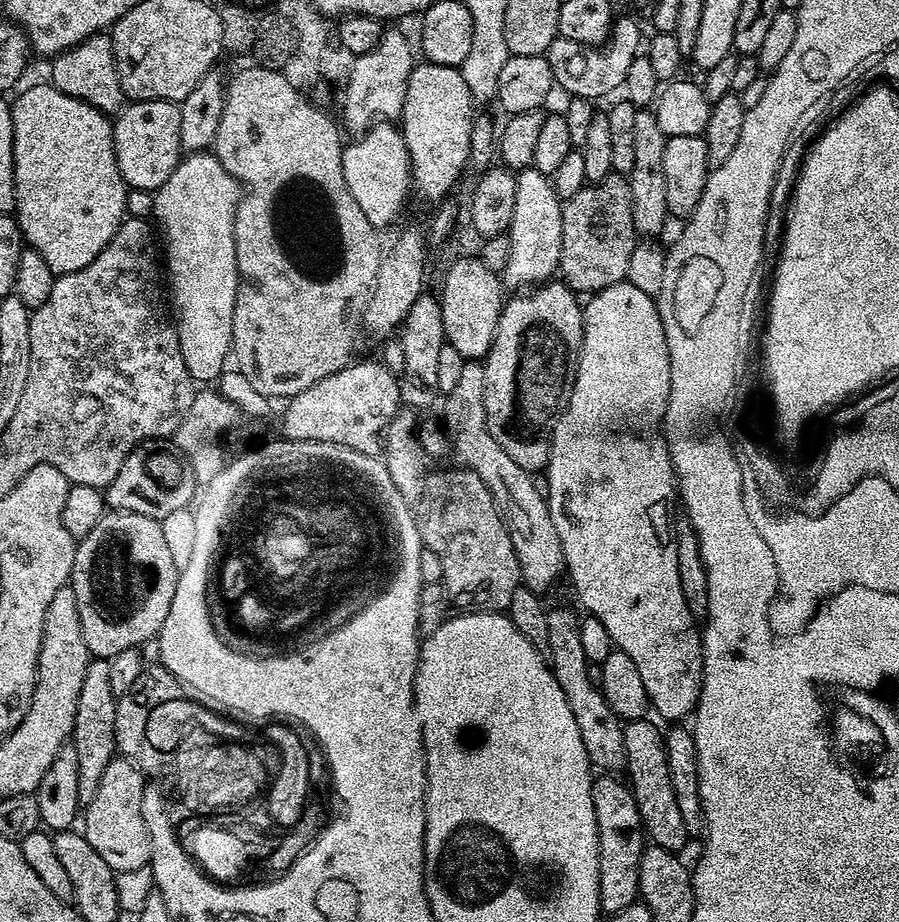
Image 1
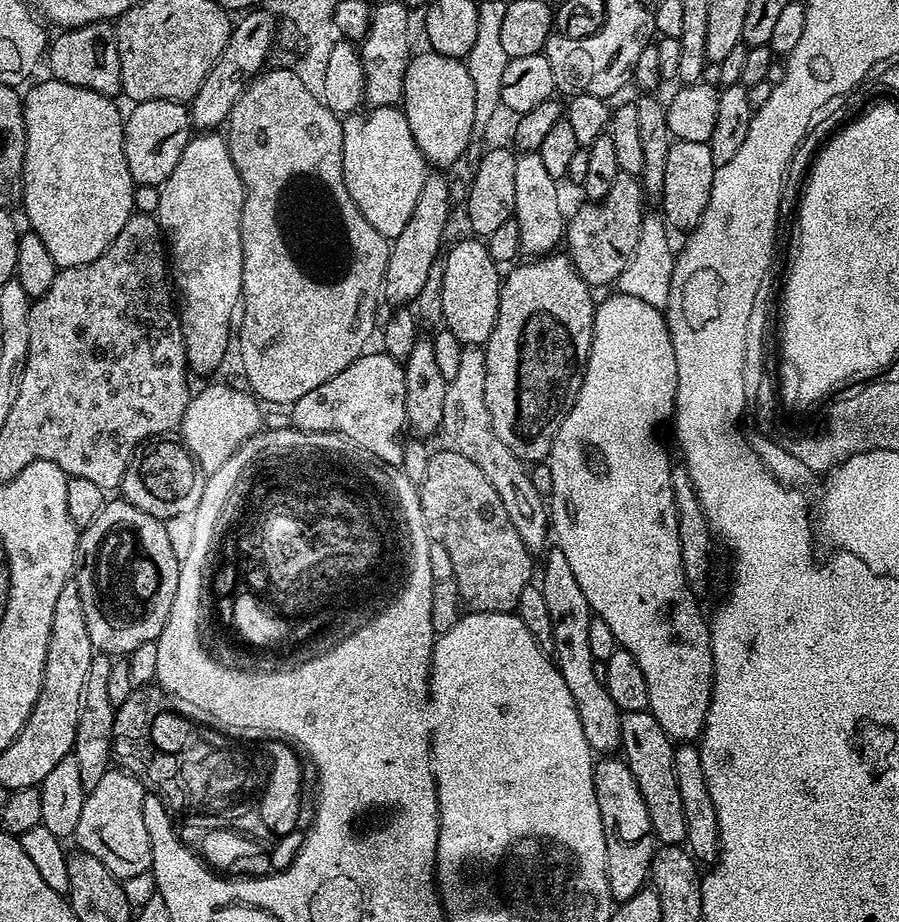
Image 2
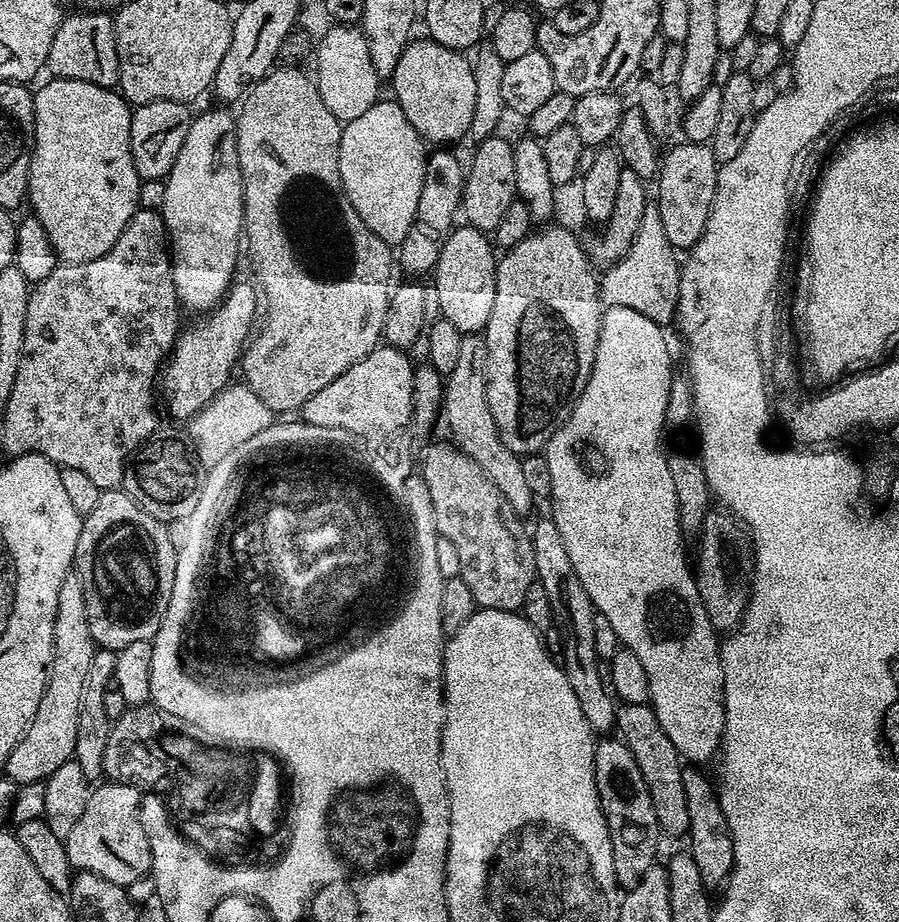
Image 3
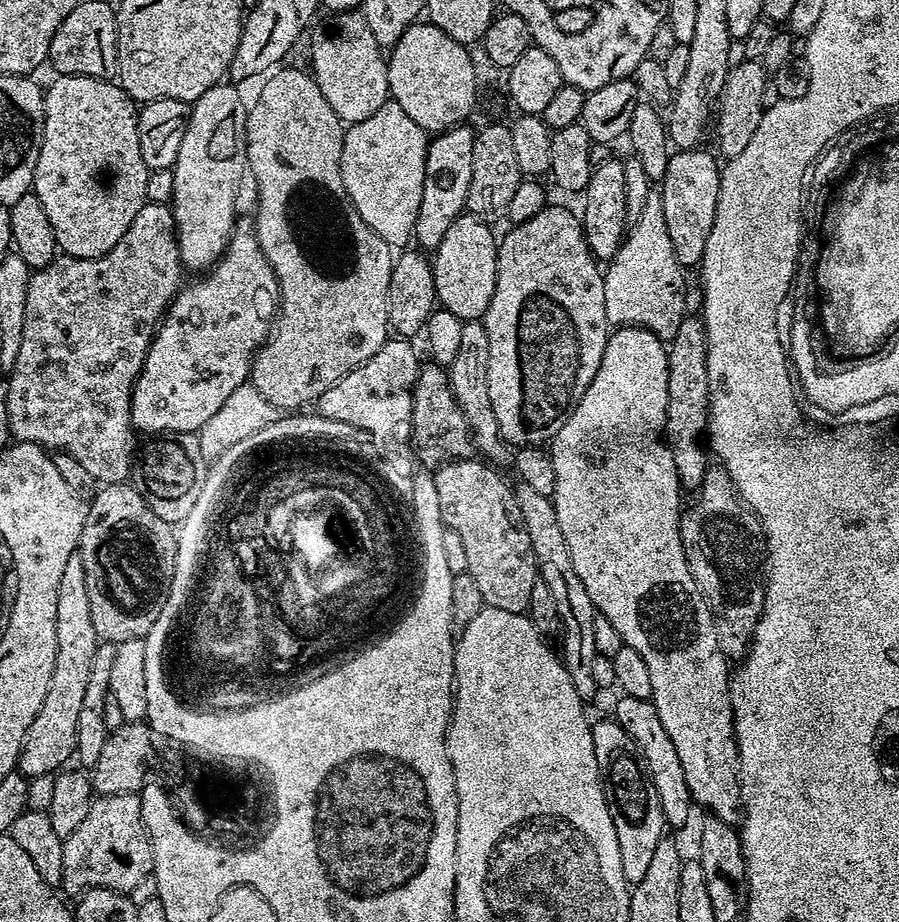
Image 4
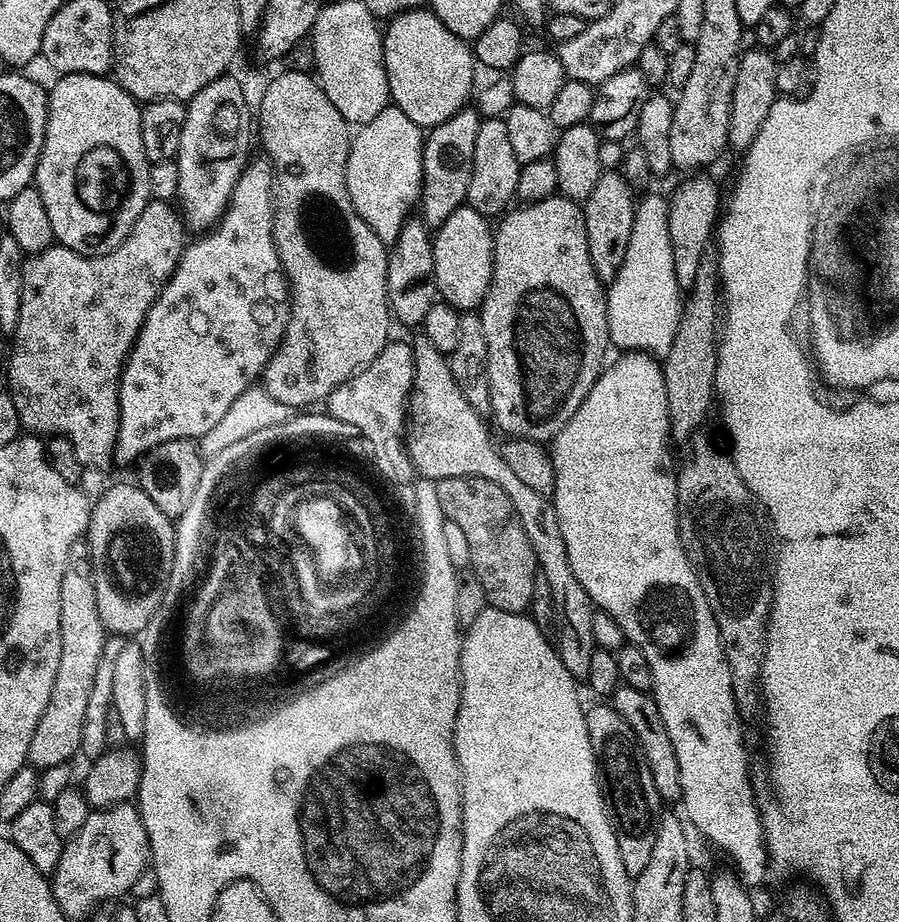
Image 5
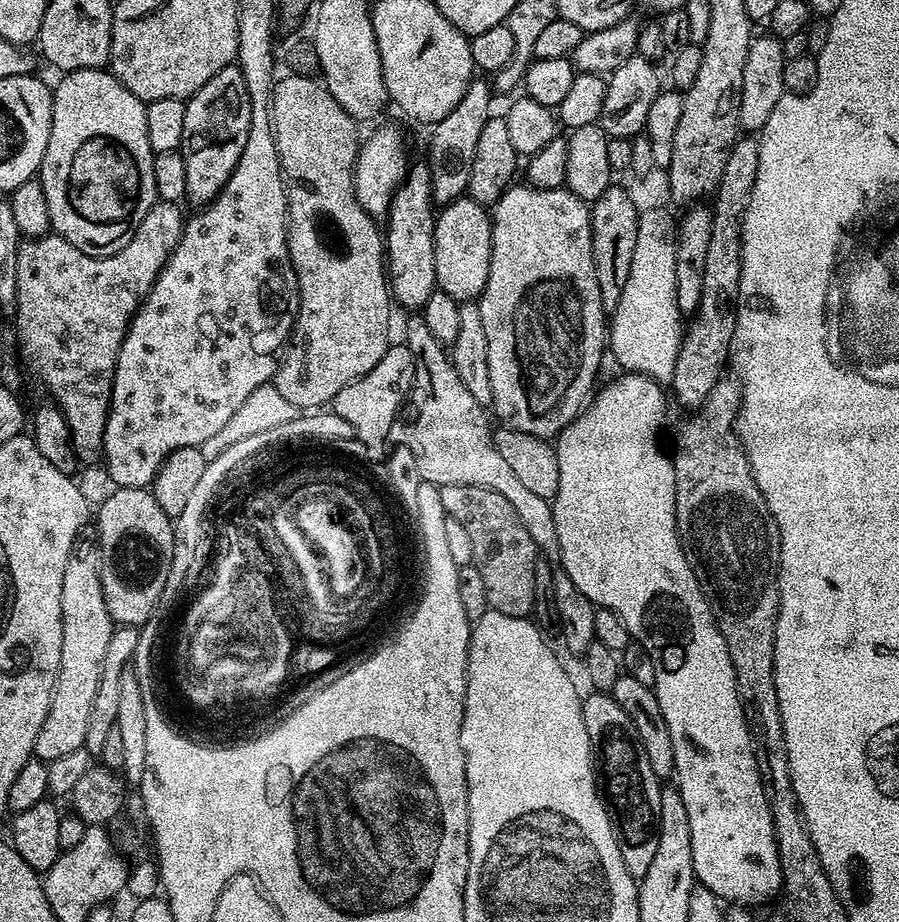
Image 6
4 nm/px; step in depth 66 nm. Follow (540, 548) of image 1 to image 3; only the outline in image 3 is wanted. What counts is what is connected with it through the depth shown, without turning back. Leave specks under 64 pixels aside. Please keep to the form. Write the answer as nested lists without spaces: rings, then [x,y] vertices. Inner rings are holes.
[[[465,334],[462,338],[462,347],[459,357],[454,365],[454,370],[443,381],[442,420],[448,423],[448,432],[451,443],[462,449],[502,490],[506,502],[516,511],[517,516],[527,517],[531,510],[534,497],[530,485],[526,483],[526,474],[522,470],[522,459],[502,438],[496,429],[494,414],[490,414],[490,402],[488,401],[488,355],[486,354],[486,342],[483,335]]]

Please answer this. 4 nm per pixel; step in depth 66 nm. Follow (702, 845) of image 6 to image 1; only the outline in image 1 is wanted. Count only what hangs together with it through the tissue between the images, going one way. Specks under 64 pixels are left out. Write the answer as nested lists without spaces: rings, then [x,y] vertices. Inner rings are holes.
[[[627,279],[618,281],[616,285],[606,286],[600,292],[593,292],[587,297],[584,309],[584,329],[580,354],[576,357],[576,376],[566,396],[566,403],[557,419],[556,428],[552,431],[552,449],[548,452],[546,475],[549,480],[549,496],[547,498],[550,518],[554,518],[554,530],[558,530],[558,538],[562,542],[562,554],[567,579],[572,579],[576,587],[576,596],[584,603],[584,612],[598,618],[606,630],[610,630],[613,645],[619,651],[630,654],[634,666],[638,666],[638,675],[646,685],[648,703],[664,720],[680,722],[683,716],[691,717],[700,701],[702,678],[704,677],[704,642],[702,628],[698,620],[692,616],[690,606],[686,606],[686,598],[682,595],[682,581],[678,579],[678,550],[676,549],[676,529],[672,511],[678,508],[678,489],[674,483],[672,459],[668,456],[668,445],[664,442],[662,425],[664,411],[670,398],[670,350],[666,346],[666,330],[662,326],[660,312],[656,308],[654,296],[640,290]]]

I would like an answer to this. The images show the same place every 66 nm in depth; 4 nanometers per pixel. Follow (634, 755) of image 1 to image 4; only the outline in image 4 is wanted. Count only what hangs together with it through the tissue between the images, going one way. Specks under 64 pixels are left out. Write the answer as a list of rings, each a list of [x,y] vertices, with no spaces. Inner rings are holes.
[[[621,695],[616,704],[614,718],[630,734],[640,751],[640,759],[648,774],[648,781],[654,786],[658,794],[658,806],[662,806],[665,825],[669,829],[680,828],[692,816],[694,801],[690,790],[686,786],[686,774],[682,774],[682,762],[678,762],[678,754],[674,750],[674,742],[670,742],[670,734],[662,727],[662,718],[658,718],[658,710],[651,700],[630,698]]]

